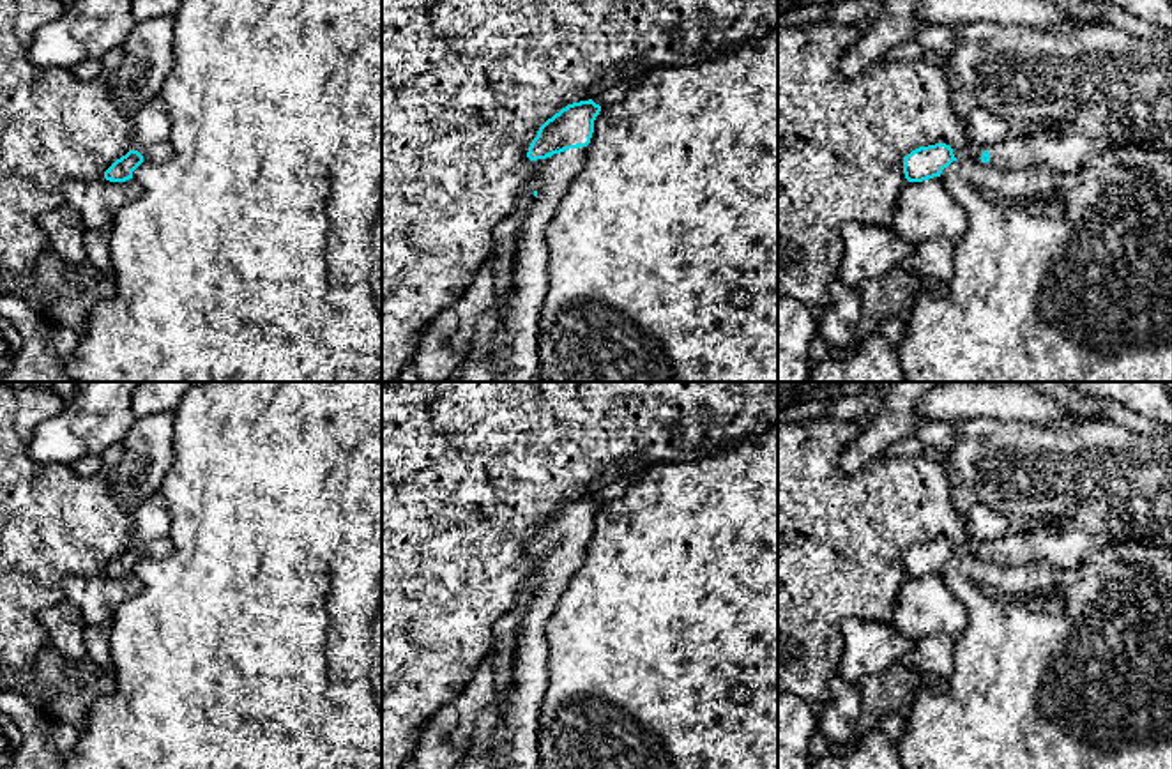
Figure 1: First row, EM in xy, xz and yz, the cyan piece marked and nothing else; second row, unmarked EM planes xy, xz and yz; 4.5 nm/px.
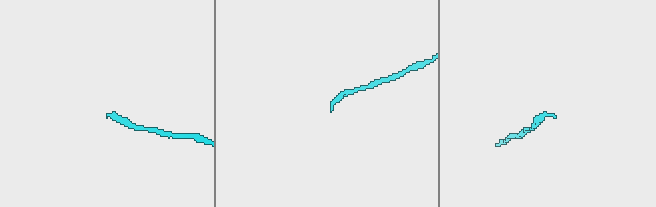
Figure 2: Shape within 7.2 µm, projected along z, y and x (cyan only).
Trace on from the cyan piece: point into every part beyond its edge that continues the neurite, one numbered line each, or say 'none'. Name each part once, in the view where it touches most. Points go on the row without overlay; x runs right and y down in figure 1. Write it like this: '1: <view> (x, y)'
1: xz (531, 677)

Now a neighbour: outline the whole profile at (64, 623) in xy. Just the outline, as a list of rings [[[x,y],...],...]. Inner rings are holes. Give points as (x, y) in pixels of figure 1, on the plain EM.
[[[67,599],[37,615],[42,628],[48,631],[49,643],[65,658],[78,661],[87,656],[83,629],[87,626],[81,612]]]

